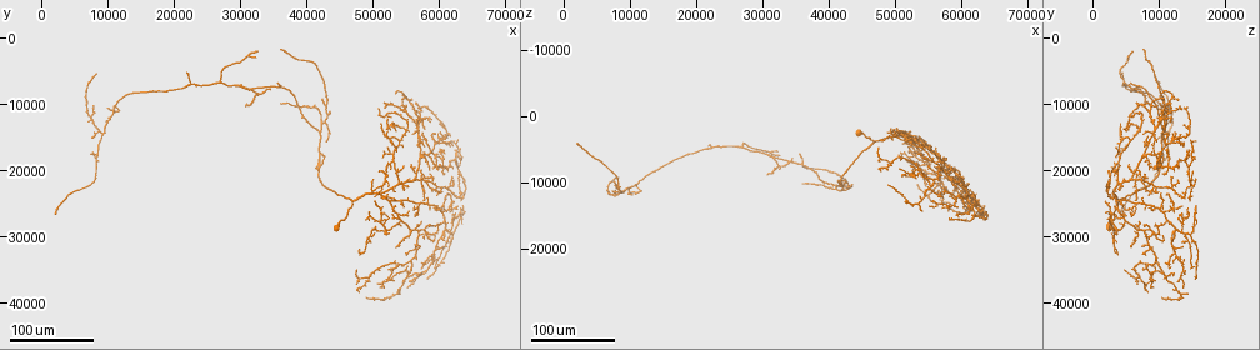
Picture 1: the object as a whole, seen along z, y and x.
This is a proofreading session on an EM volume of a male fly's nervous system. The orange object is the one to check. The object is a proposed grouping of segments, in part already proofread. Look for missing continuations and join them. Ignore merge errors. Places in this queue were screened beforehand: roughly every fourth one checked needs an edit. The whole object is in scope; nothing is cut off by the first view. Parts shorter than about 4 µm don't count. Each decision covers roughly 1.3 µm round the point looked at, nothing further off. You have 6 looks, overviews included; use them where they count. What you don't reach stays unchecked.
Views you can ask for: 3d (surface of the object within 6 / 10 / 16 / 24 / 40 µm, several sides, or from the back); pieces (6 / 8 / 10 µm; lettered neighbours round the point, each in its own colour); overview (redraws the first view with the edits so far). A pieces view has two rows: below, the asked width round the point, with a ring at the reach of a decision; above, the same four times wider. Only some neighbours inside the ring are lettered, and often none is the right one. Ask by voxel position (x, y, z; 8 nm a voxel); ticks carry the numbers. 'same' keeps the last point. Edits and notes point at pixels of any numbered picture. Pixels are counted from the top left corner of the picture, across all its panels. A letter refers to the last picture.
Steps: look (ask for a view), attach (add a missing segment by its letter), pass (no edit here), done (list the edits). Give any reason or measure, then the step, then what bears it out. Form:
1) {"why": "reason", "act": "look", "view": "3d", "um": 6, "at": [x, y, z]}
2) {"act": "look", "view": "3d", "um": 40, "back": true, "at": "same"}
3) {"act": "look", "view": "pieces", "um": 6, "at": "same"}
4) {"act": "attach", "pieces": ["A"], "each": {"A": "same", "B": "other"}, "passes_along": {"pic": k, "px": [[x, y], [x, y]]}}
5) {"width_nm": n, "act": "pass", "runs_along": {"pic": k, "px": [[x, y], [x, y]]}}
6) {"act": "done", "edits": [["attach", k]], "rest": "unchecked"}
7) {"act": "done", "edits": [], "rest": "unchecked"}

{"why": "an open end", "act": "look", "view": "3d", "um": 40, "at": [53500, 32000, 6000]}

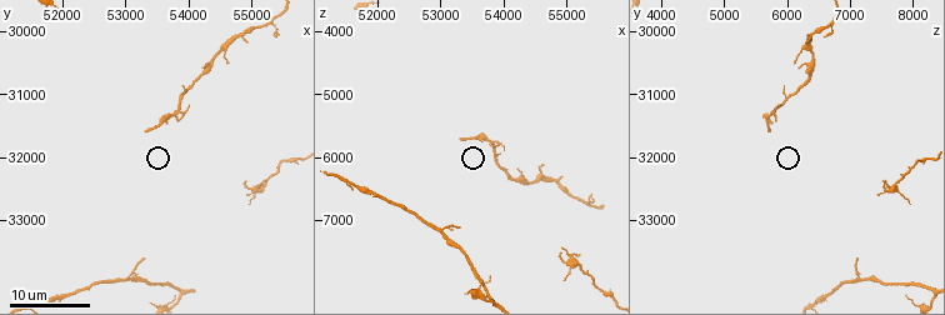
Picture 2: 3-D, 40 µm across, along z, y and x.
{"act": "look", "view": "pieces", "um": 10, "at": [53300, 31600, 5700]}

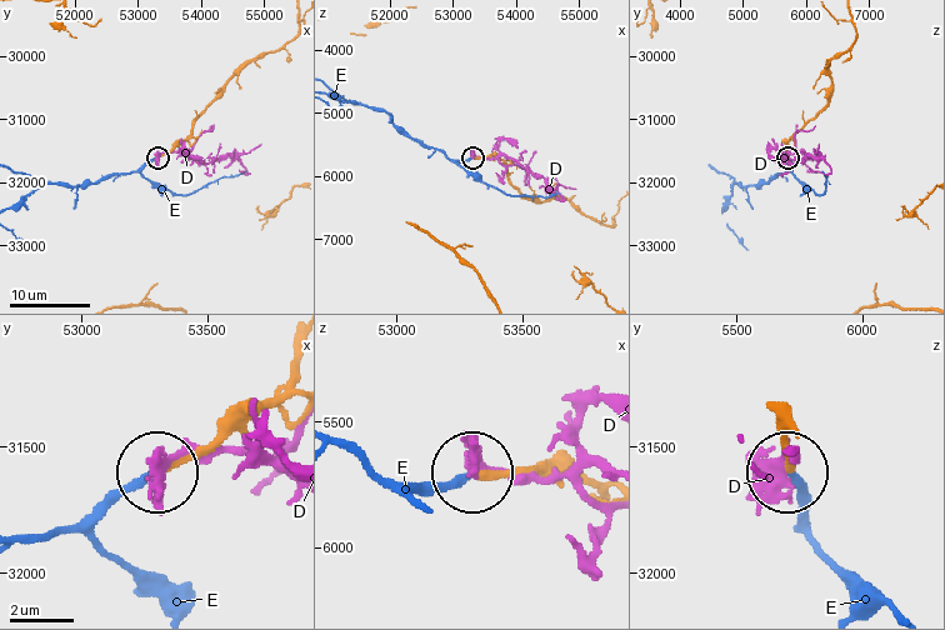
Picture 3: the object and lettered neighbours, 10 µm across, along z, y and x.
{"act": "attach", "pieces": ["E"], "each": {"D": "other", "E": "same"}, "passes_along": {"pic": 3, "px": [[241, 416], [123, 489], [91, 518], [26, 538]]}, "found": "it goes on there"}

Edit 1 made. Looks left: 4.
{"why": "branch stops here", "act": "look", "view": "3d", "um": 24, "at": [63500, 18500, 13500]}

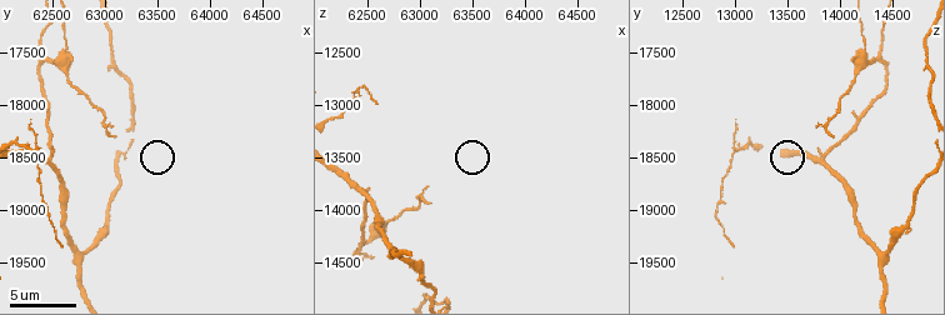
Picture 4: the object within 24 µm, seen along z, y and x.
{"why": "see the neighbours", "act": "look", "view": "pieces", "um": 10, "at": [63080, 18300, 13900]}

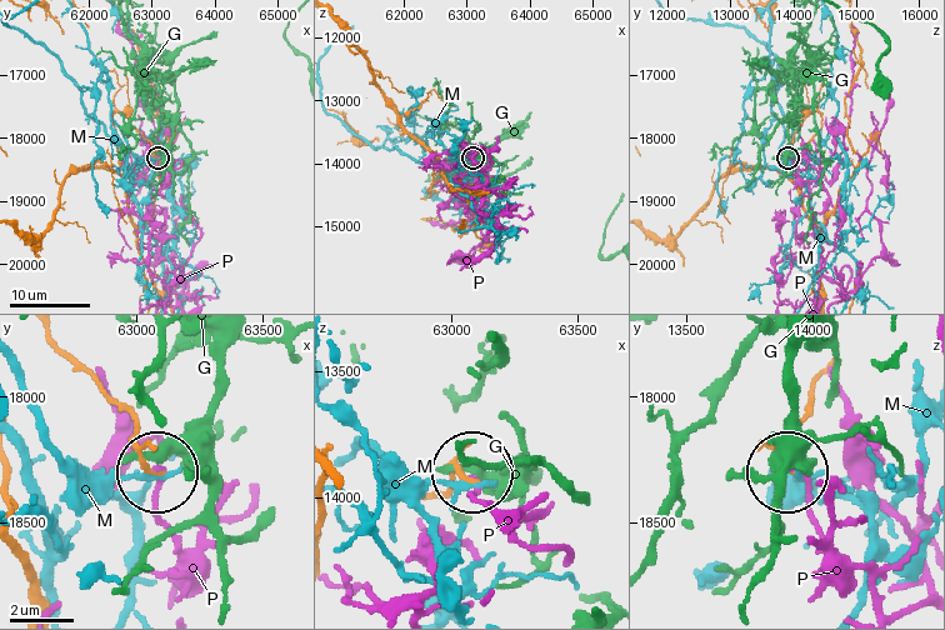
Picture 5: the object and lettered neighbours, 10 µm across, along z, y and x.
{"act": "pass", "each": {"G": "other", "M": "other", "P": "other"}, "runs_along": {"pic": 5, "px": [[54, 340], [126, 413], [148, 466]]}, "found": "no lettered segment goes on from it"}

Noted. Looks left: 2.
{"why": "end of a long branch", "act": "look", "view": "3d", "um": 24, "at": [21500, 5500, 4500]}

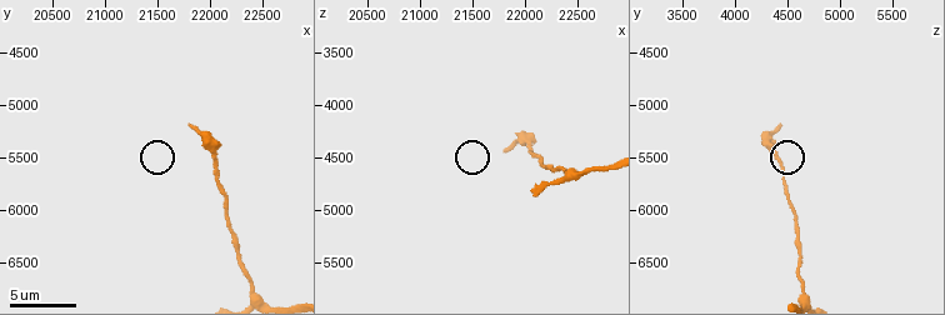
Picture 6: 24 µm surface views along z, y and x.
{"why": "what lies round it", "act": "look", "view": "pieces", "um": 8, "at": [21820, 5220, 4440]}

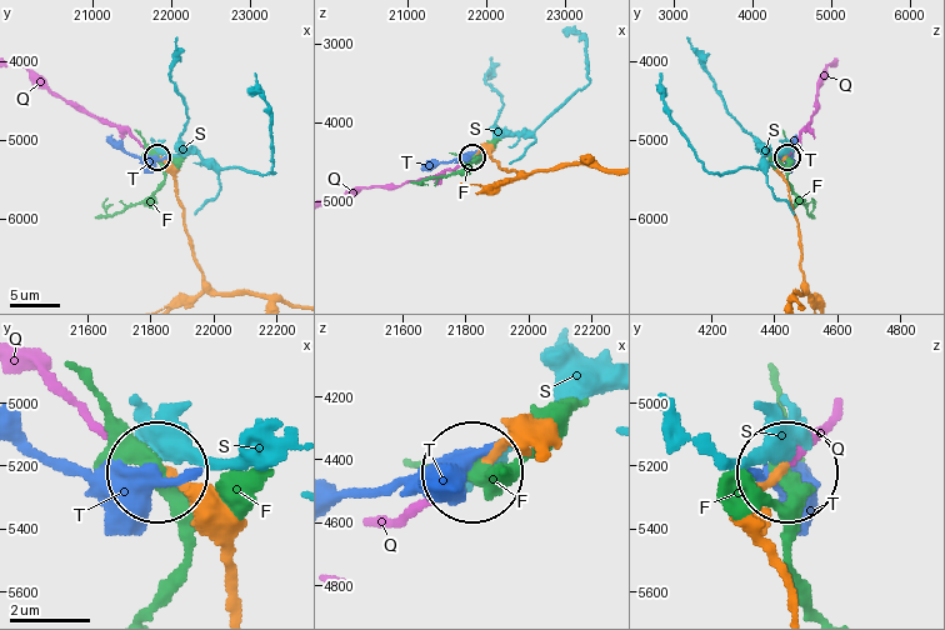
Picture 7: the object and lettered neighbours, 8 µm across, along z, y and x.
{"act": "attach", "pieces": ["Q"], "each": {"F": "other", "Q": "same", "S": "other", "T": "other"}, "found": "the neuron continues"}

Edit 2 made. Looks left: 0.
{"act": "done", "edits": [["attach", 3], ["attach", 7]], "rest": "unchecked"}

